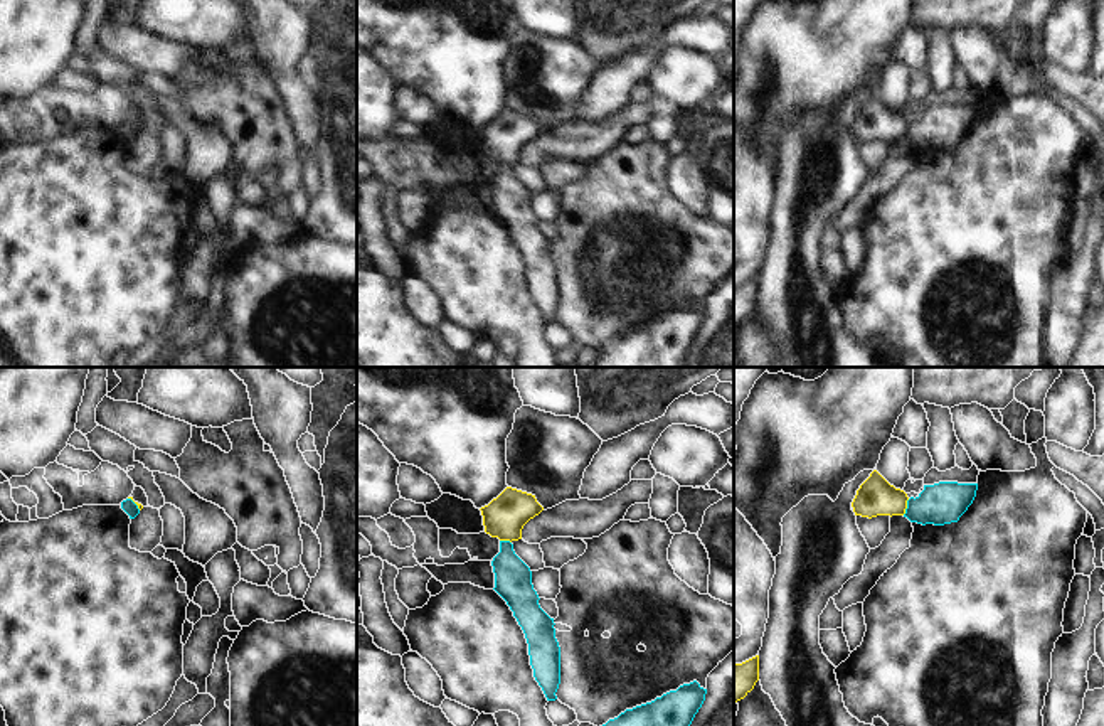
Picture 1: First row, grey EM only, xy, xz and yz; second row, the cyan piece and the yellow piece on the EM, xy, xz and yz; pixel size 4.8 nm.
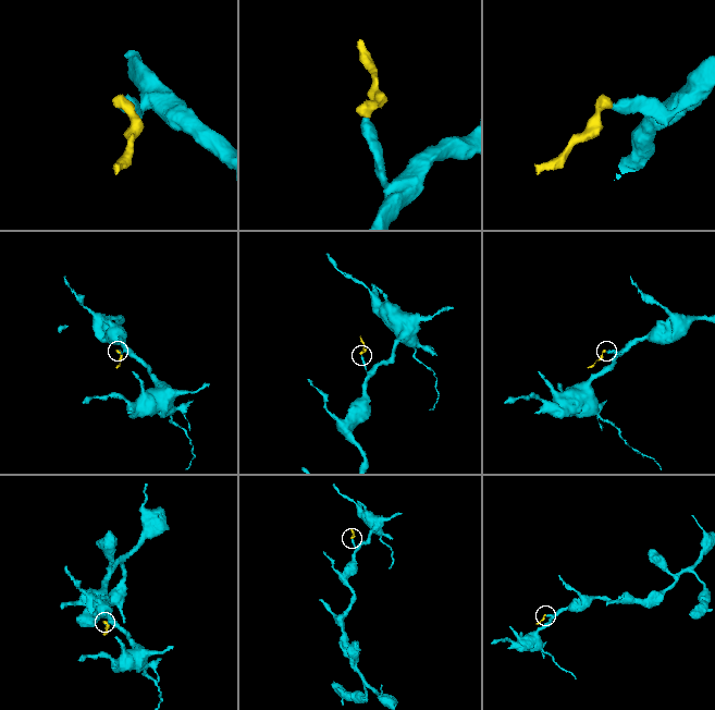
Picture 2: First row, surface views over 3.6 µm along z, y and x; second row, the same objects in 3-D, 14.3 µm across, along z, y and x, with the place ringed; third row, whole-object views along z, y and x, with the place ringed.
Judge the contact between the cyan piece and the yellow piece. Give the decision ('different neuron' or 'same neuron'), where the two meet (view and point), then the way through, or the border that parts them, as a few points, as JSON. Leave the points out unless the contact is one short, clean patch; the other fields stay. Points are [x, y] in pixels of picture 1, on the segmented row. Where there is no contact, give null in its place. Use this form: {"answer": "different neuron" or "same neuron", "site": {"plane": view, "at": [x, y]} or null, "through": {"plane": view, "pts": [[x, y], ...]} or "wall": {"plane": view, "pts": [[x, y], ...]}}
{"answer": "different neuron", "site": {"plane": "yz", "at": [907, 507]}}

